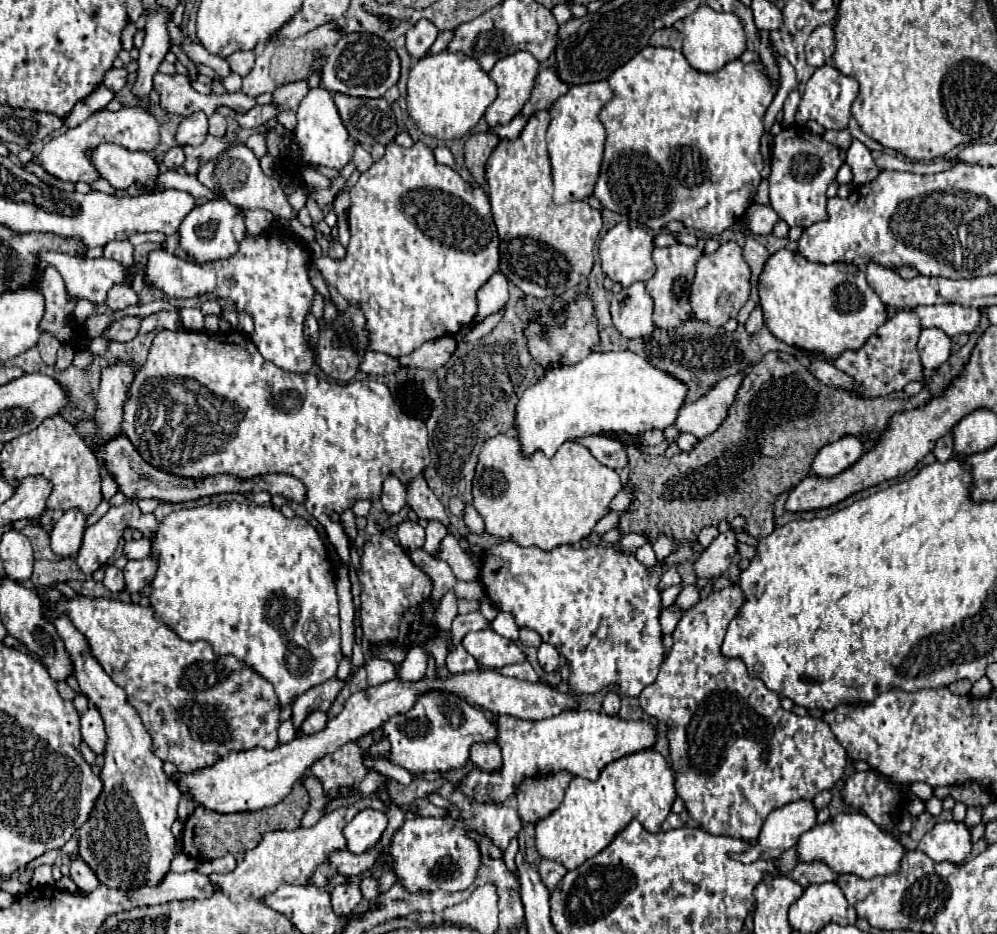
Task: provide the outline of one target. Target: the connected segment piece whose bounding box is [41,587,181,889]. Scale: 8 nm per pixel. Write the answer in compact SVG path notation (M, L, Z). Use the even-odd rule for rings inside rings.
M49 587L41 591L43 615L57 629L63 639L65 651L73 663L73 673L81 693L87 695L89 703L101 713L107 733L105 765L101 771L103 793L95 803L95 809L87 823L79 829L79 855L97 873L99 881L107 887L135 889L143 881L161 881L169 871L169 863L175 857L173 847L177 839L171 835L171 825L177 819L177 805L181 799L179 789L167 781L163 773L163 761L151 753L151 737L139 717L129 705L127 693L113 683L103 671L89 649L89 641L75 629L65 613L57 613L51 605L65 601L65 595ZM149 789L149 791L147 791ZM117 865L121 869L117 869Z

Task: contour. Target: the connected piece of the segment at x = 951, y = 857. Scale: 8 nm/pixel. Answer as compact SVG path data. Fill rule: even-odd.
M949 821L949 823L939 823L935 825L921 841L919 841L919 849L923 853L927 853L933 861L941 863L941 861L949 861L953 865L959 865L971 851L971 833L969 829L965 827L965 823L955 823L955 821Z

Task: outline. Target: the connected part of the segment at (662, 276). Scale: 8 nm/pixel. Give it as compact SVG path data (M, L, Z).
M675 243L671 247L655 247L653 249L653 261L657 265L655 275L645 283L647 293L655 301L655 315L653 321L661 329L673 329L675 325L683 323L689 317L689 291L695 277L695 263L699 261L703 253L697 247Z

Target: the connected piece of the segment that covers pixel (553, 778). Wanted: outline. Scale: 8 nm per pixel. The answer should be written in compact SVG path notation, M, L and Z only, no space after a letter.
M557 771L557 773L547 773L539 777L527 777L521 783L517 797L517 811L523 821L535 823L555 811L565 795L565 789L569 781L573 779L571 773L567 771Z

